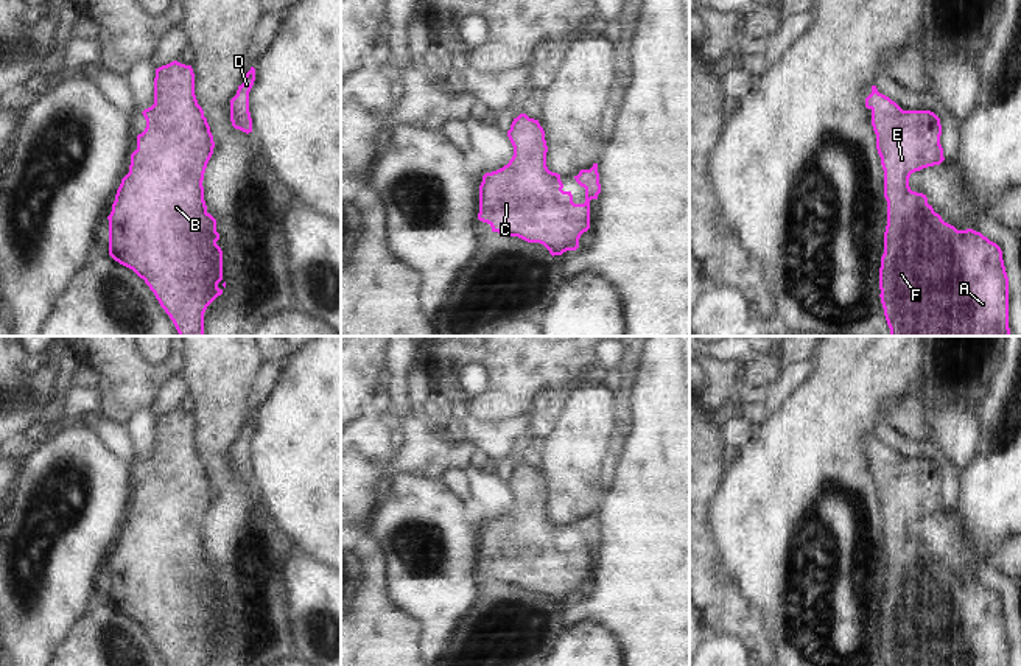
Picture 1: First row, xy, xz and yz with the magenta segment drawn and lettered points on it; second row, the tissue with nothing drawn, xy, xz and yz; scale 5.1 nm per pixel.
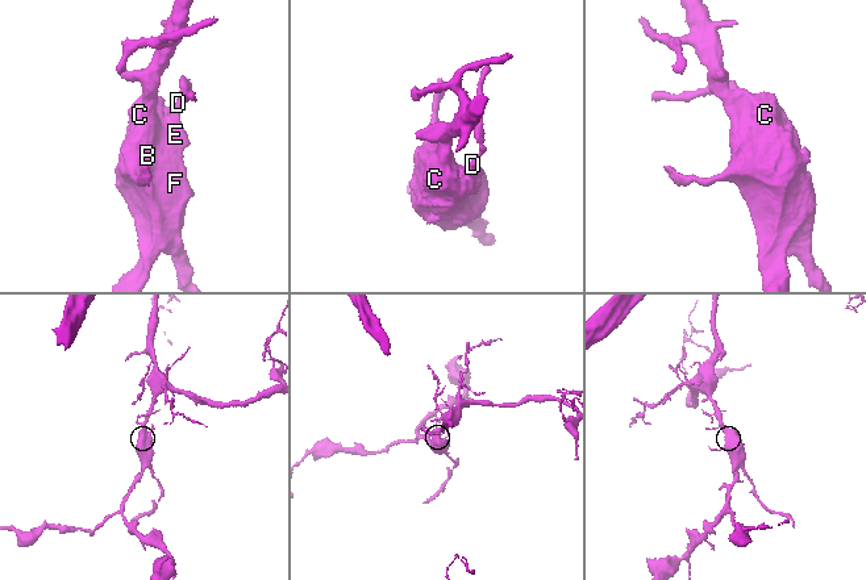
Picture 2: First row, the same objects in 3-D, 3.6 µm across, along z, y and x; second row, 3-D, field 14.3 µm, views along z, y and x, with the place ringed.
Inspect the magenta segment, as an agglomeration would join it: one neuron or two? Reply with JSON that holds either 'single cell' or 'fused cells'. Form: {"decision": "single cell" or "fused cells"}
{"decision": "single cell"}

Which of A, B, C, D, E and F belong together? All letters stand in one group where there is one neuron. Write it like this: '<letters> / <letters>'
A B C D E F

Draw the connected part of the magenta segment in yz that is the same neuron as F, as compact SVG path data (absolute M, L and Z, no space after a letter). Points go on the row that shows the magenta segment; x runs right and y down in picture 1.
M872 86L865 98L872 110L872 126L876 134L876 149L884 170L884 198L887 201L887 226L884 254L879 268L879 289L890 336L1012 336L1009 328L1009 277L1001 247L973 229L957 230L945 223L923 193L912 191L909 177L928 166L940 165L940 118L931 110L903 110L889 96Z

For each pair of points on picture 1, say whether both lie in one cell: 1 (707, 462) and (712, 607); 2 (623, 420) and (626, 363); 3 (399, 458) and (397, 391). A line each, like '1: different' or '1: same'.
1: same
2: same
3: same

